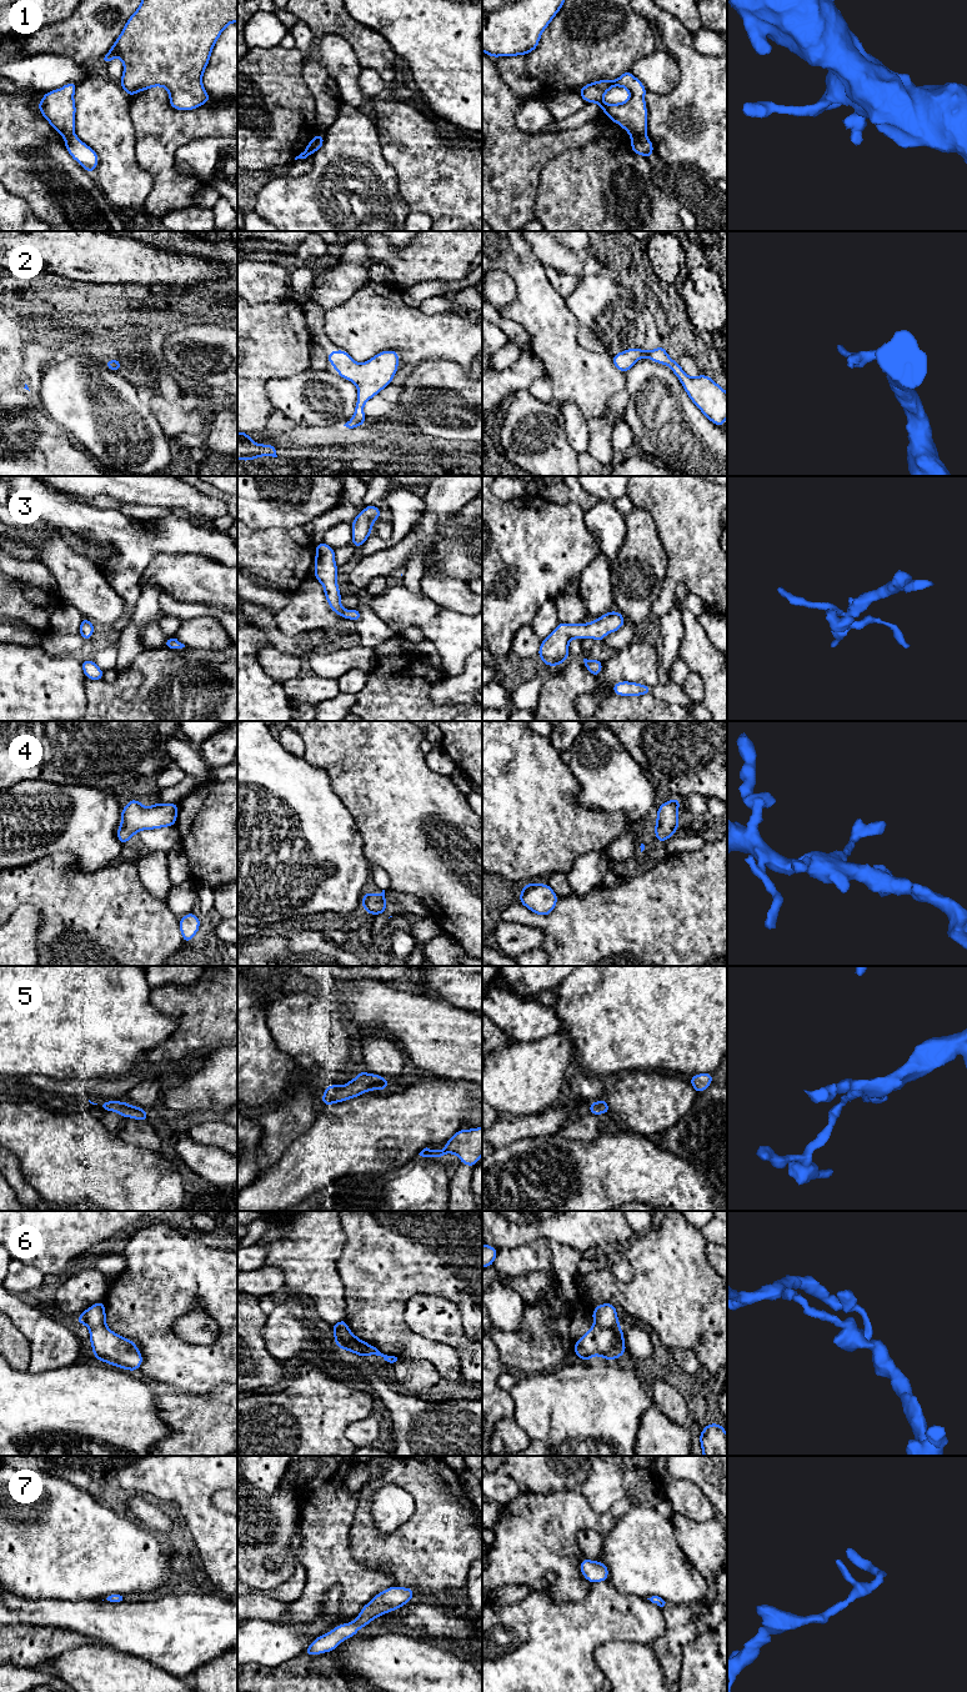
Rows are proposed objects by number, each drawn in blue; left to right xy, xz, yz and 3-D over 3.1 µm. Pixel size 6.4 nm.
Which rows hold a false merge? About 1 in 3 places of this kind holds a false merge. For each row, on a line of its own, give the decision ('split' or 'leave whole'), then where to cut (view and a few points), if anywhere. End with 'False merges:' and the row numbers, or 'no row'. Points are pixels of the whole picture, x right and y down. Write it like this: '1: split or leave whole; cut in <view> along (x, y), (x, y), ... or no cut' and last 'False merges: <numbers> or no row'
1: split; cut in xz along (314, 138), (314, 149), (310, 153)
2: leave whole; no cut
3: leave whole; no cut
4: leave whole; no cut
5: leave whole; no cut
6: split; cut in yz along (595, 1322), (609, 1327), (619, 1326)
7: leave whole; no cut
False merges: 1, 6

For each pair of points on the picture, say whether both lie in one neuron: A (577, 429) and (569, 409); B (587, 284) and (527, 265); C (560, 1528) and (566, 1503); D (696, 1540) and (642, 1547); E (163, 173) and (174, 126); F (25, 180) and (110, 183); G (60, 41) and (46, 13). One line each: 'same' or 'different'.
A: same
B: different
C: same
D: different
E: same
F: different
G: different

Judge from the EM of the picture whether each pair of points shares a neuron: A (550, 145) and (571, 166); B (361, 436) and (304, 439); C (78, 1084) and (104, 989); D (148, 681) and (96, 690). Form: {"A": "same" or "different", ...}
{"A": "different", "B": "same", "C": "different", "D": "same"}

